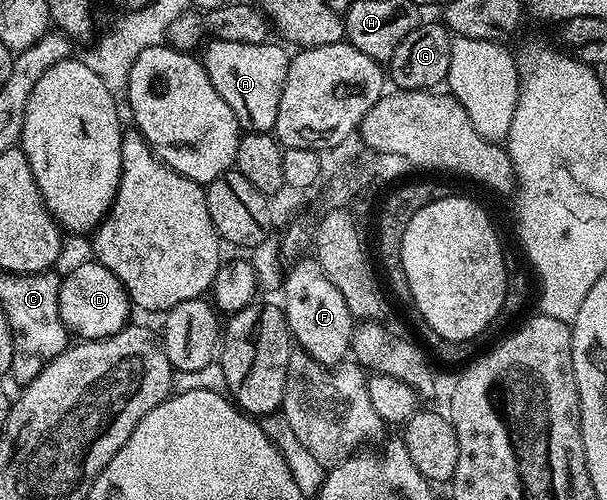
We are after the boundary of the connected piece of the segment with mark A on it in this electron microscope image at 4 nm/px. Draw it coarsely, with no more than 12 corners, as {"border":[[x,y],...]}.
{"border":[[215,38],[201,61],[244,131],[274,131],[292,55]]}

